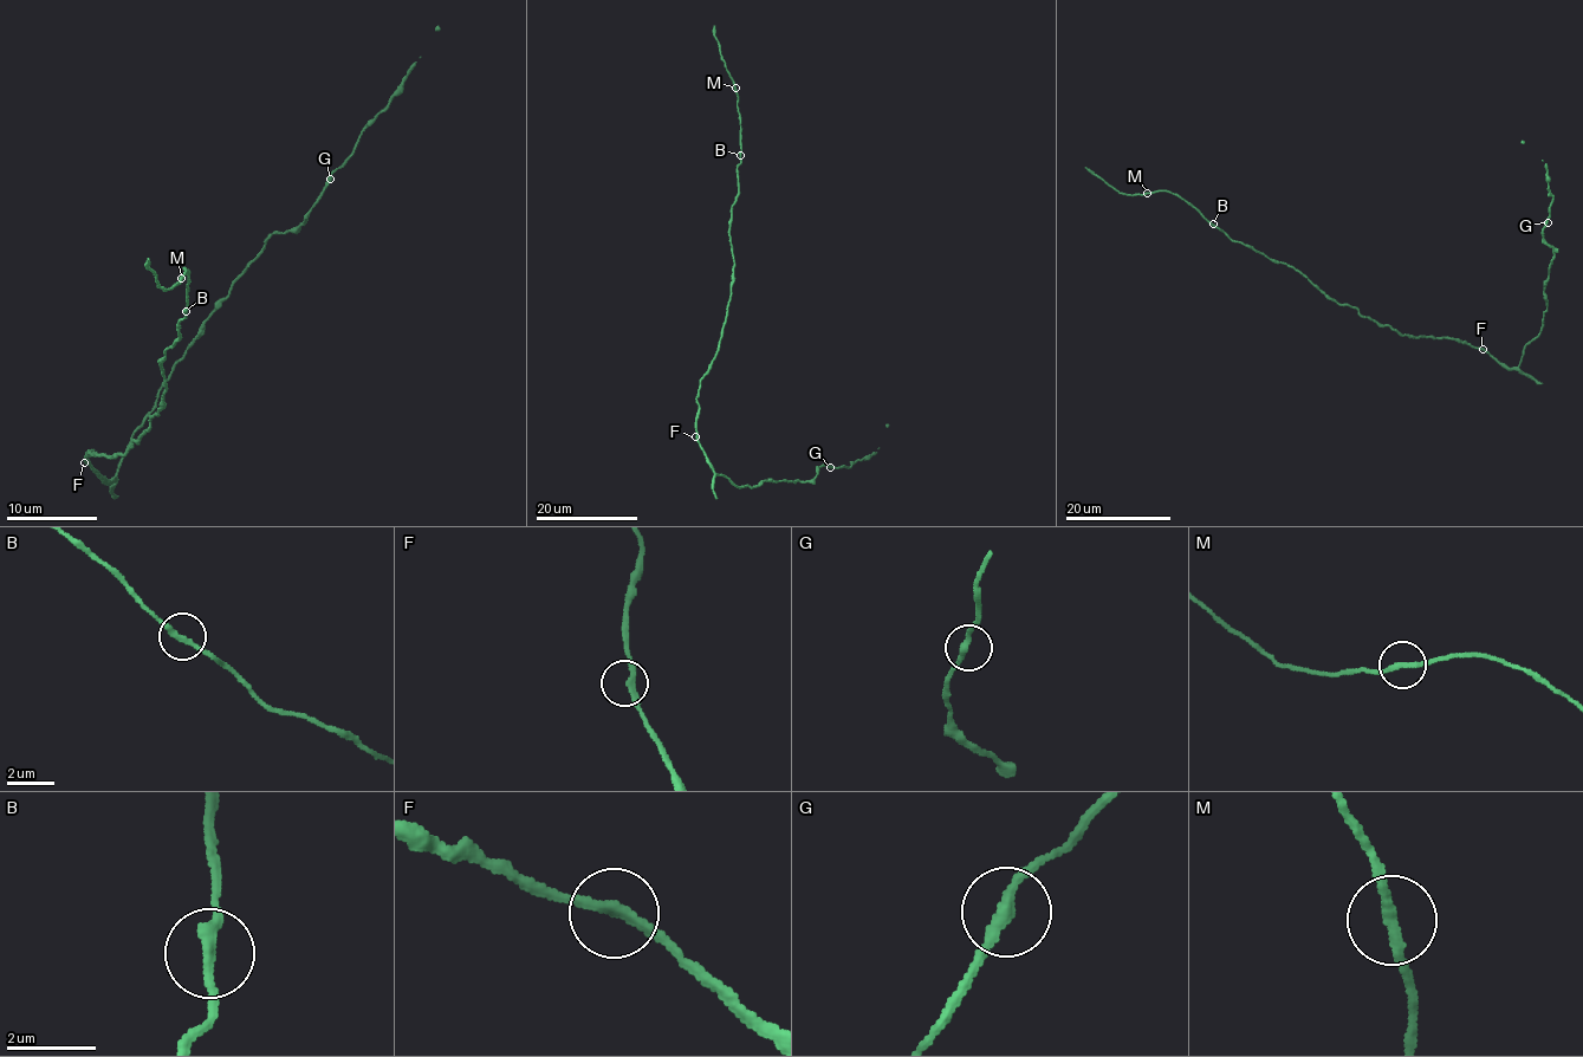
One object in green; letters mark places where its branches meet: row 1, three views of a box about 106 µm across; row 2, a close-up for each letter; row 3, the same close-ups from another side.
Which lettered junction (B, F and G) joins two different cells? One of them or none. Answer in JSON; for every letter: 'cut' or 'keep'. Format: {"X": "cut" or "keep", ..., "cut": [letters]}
{"B": "cut", "F": "keep", "G": "keep", "cut": ["B"]}

